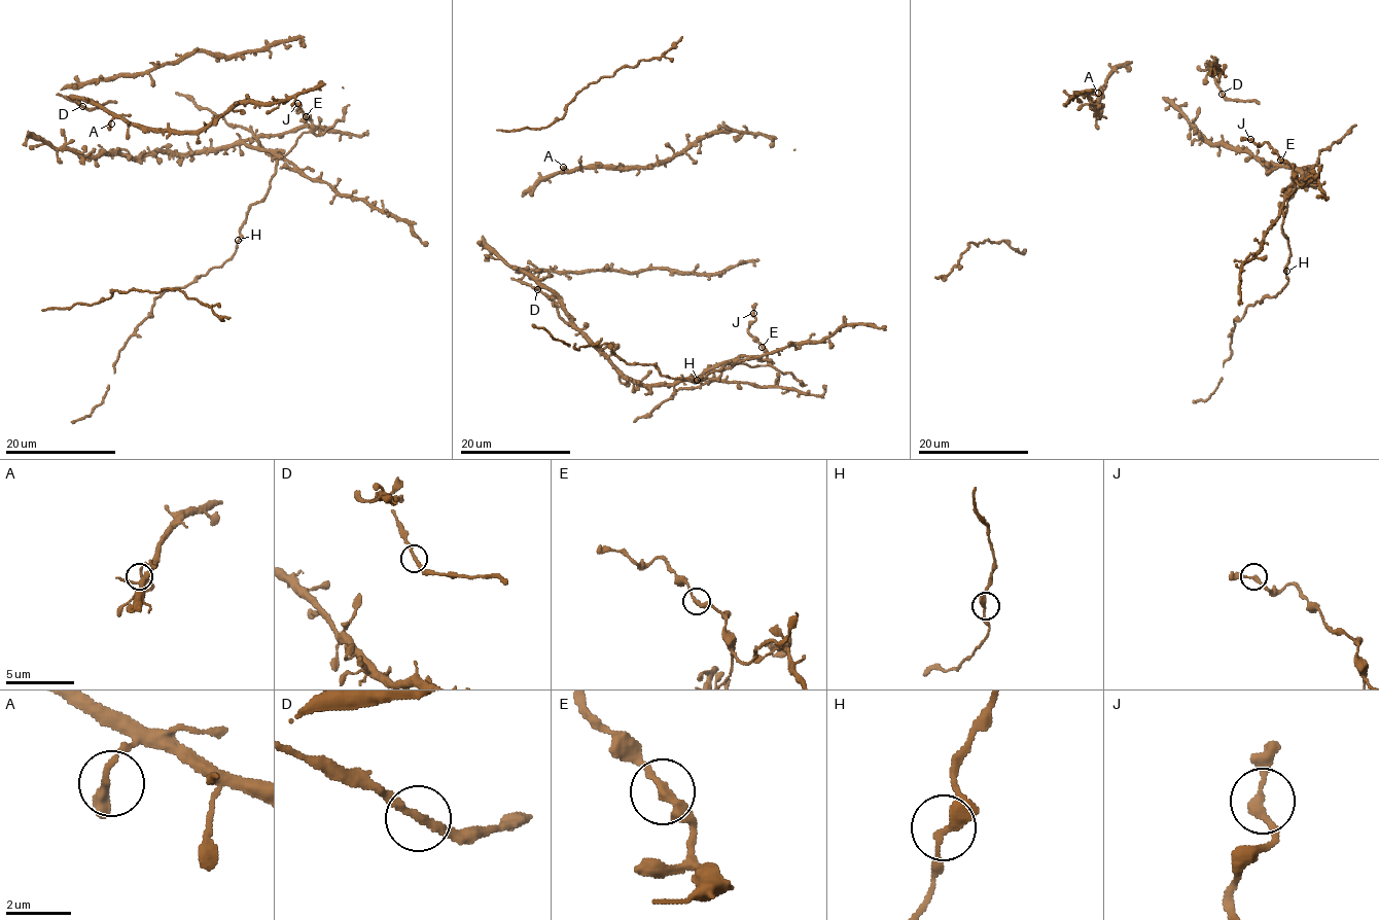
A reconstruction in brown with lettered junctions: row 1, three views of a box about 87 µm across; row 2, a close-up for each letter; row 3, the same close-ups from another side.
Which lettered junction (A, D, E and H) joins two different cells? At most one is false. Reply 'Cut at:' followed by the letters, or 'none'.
Cut at: none

